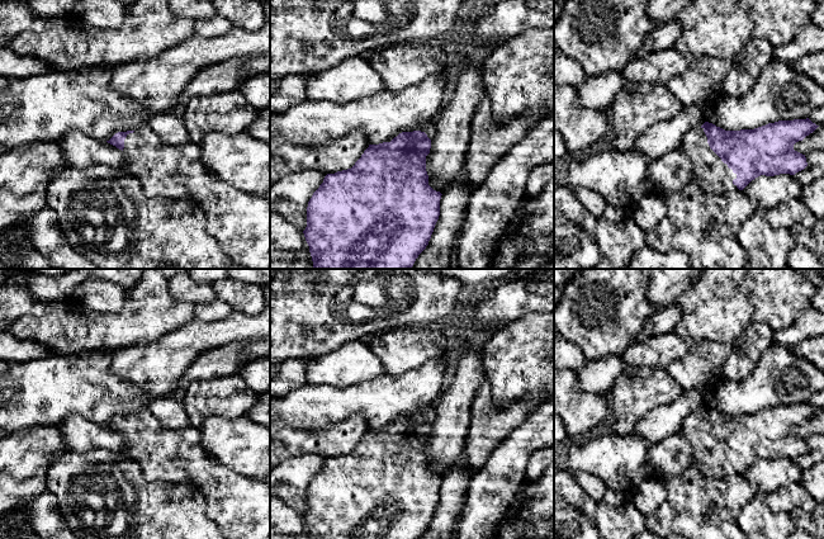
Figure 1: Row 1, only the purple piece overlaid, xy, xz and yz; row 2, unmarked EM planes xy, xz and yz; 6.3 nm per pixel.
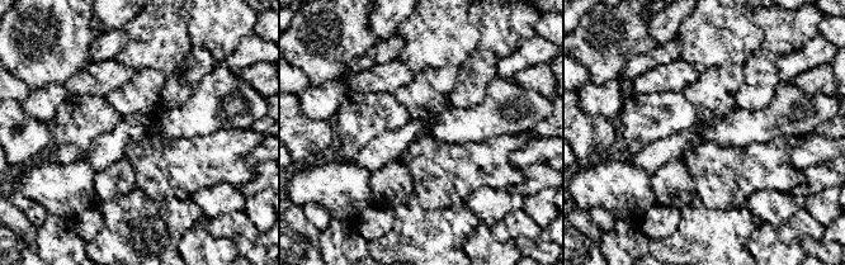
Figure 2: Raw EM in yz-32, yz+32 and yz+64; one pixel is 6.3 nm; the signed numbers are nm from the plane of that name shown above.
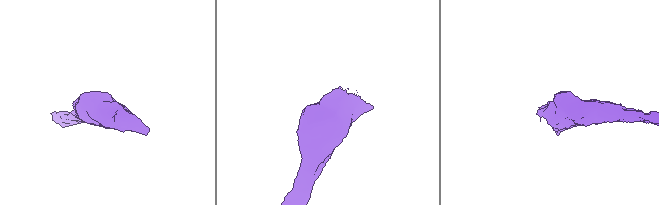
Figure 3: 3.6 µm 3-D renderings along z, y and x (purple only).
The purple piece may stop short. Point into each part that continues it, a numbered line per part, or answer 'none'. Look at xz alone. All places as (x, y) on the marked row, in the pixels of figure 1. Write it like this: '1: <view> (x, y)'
1: xz (429, 127)

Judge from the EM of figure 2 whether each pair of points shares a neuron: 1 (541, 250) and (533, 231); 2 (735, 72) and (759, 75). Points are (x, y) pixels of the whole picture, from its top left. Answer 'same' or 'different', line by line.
1: different
2: different

